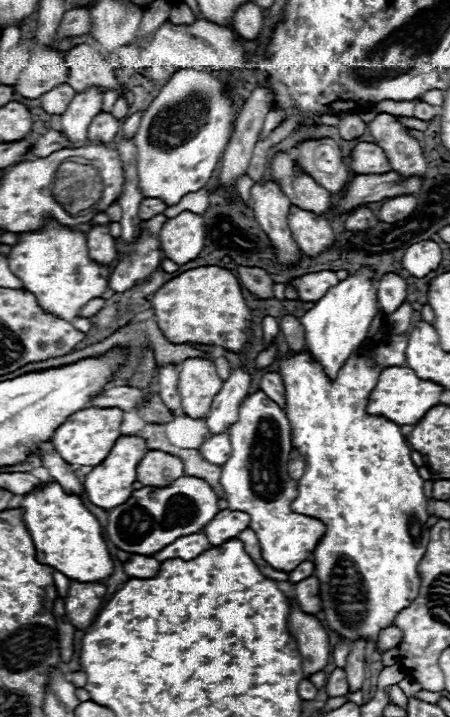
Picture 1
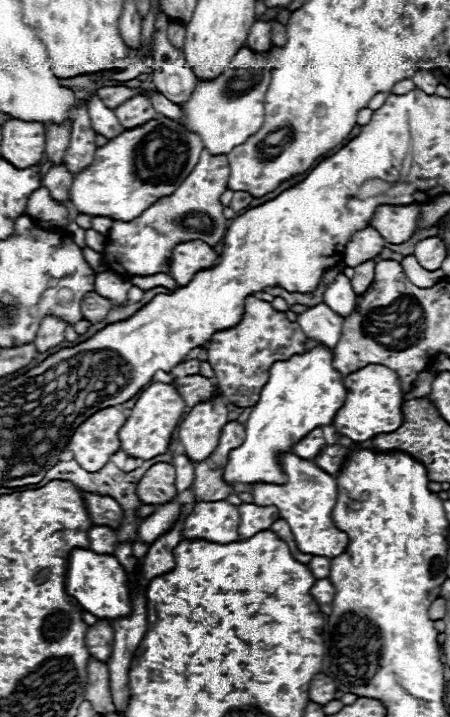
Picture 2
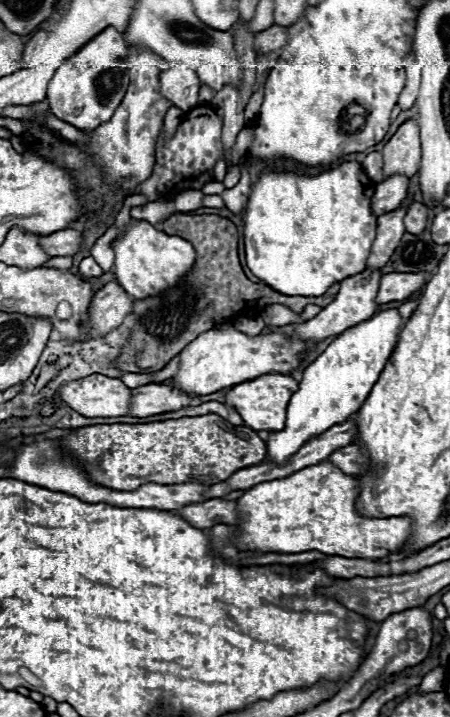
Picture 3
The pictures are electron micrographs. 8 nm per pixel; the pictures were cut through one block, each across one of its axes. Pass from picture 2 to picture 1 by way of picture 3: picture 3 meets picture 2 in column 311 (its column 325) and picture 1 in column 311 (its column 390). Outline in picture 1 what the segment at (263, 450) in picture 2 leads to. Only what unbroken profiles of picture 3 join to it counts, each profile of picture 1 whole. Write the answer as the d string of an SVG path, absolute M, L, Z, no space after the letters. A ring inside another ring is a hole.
M360 266L354 274L332 286L300 322L306 330L306 348L322 364L328 378L336 378L340 366L366 340L368 328L378 312L378 290L374 288L374 268Z

